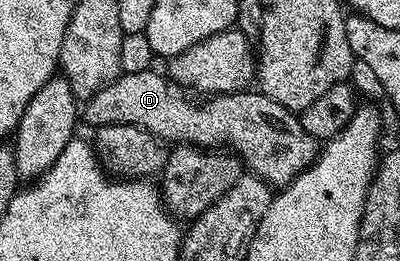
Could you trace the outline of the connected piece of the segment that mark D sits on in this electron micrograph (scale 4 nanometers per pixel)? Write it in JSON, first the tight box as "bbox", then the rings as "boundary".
{"bbox":[83,69,319,187],"boundary":[[[144,69],[134,73],[122,73],[107,87],[100,89],[94,97],[88,98],[83,105],[83,121],[92,127],[102,125],[134,125],[146,129],[162,143],[173,145],[195,145],[203,149],[216,150],[228,147],[241,158],[242,166],[271,187],[284,187],[293,182],[294,177],[311,165],[319,152],[316,137],[303,131],[300,116],[294,110],[275,103],[275,99],[265,96],[260,91],[242,91],[239,93],[215,93],[206,96],[205,101],[196,101],[184,85],[177,84],[164,72]]]}

